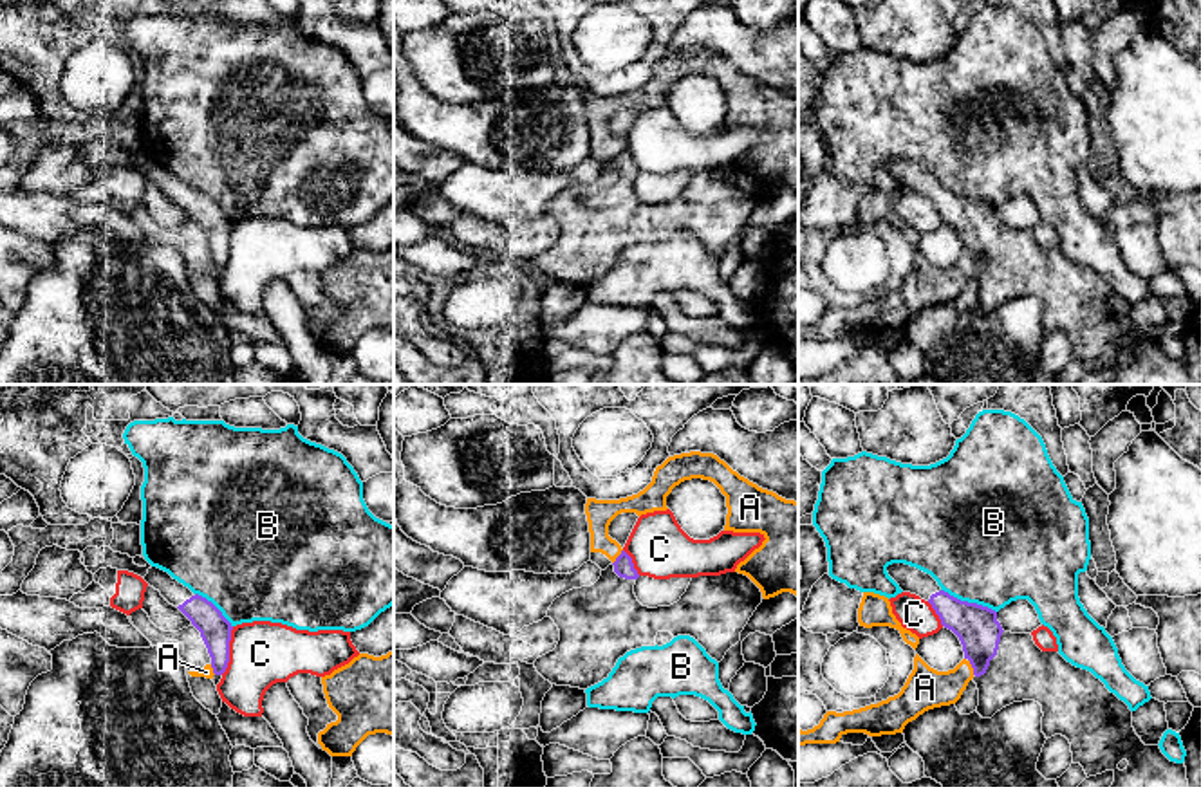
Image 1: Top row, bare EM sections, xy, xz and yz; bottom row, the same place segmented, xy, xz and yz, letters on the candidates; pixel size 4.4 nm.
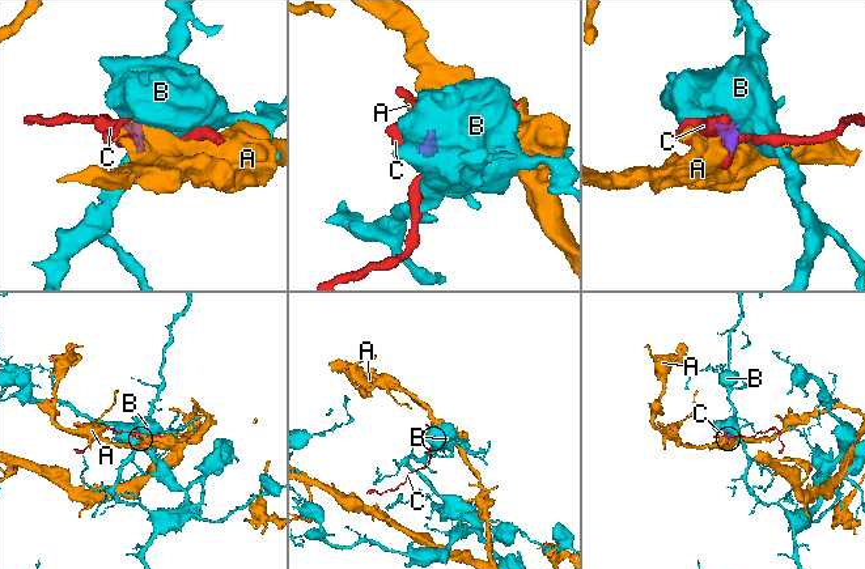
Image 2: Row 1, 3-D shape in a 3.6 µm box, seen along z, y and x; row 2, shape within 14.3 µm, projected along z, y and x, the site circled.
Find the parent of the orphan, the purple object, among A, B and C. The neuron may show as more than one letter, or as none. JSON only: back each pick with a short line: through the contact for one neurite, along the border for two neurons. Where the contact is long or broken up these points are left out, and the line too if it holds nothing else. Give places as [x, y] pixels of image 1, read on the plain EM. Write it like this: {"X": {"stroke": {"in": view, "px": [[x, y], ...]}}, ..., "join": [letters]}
{"join": []}

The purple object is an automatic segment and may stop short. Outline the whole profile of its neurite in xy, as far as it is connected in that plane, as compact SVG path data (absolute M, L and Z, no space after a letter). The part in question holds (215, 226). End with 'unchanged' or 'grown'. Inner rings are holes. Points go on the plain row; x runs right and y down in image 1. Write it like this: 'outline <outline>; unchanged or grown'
outline M157 162L148 164L144 177L159 186L170 200L177 202L200 227L211 253L211 264L215 269L211 276L217 282L229 258L231 218L211 197L193 190L188 182Z; grown

